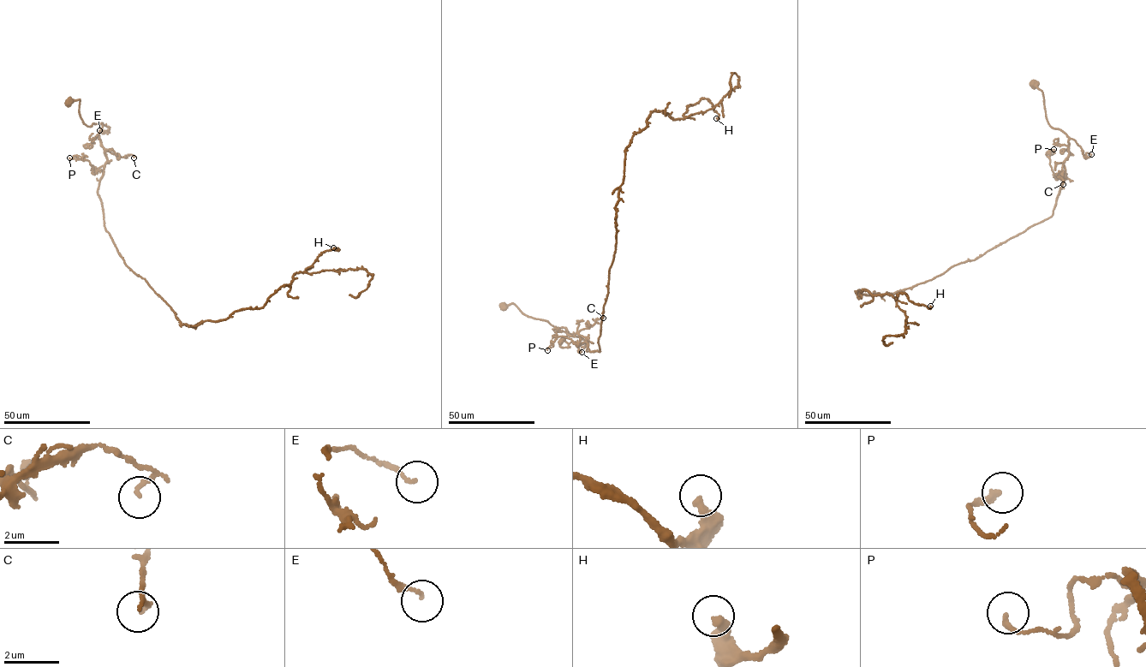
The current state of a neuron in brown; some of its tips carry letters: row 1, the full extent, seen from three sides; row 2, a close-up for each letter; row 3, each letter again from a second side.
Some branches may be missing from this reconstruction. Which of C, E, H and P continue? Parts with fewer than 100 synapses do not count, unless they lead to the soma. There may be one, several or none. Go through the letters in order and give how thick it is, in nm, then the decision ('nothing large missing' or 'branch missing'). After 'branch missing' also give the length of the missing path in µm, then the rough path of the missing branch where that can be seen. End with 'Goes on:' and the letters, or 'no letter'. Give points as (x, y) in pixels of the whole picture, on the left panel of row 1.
C: 130 nm thick; nothing large missing
E: 120 nm thick; nothing large missing
H: 360 nm thick; nothing large missing
P: 180 nm thick; nothing large missing
Goes on: no letter

